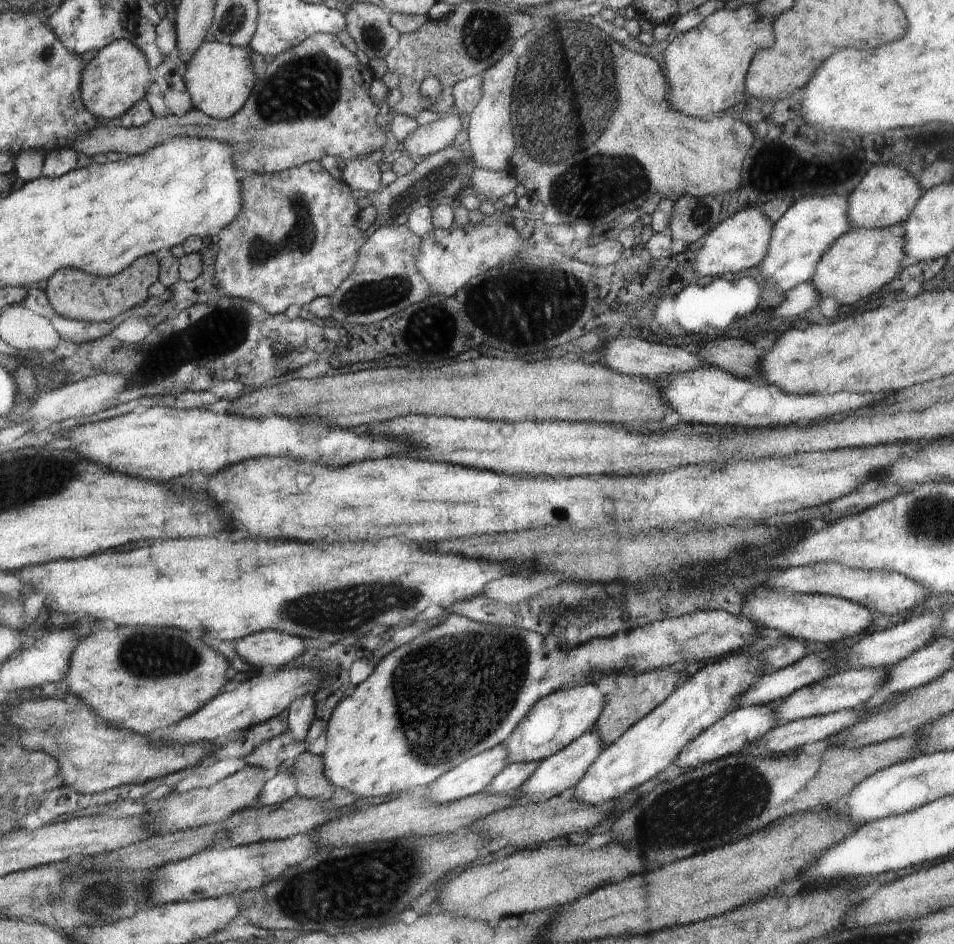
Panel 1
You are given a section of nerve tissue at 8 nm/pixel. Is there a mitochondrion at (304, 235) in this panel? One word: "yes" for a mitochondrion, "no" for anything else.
yes

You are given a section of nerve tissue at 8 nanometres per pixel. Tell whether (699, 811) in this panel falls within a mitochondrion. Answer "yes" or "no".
yes

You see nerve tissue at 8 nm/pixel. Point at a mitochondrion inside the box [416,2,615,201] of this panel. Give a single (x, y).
(483, 34)

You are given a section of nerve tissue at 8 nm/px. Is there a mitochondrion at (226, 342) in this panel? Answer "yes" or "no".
yes

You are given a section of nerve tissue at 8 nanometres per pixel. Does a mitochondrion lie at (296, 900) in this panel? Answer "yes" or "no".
yes

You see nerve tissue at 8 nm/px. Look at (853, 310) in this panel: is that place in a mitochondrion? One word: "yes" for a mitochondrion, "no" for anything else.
no

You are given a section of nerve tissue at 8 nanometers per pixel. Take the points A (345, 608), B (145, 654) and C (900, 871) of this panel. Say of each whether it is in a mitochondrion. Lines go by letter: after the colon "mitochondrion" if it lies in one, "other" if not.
A: mitochondrion
B: mitochondrion
C: other

